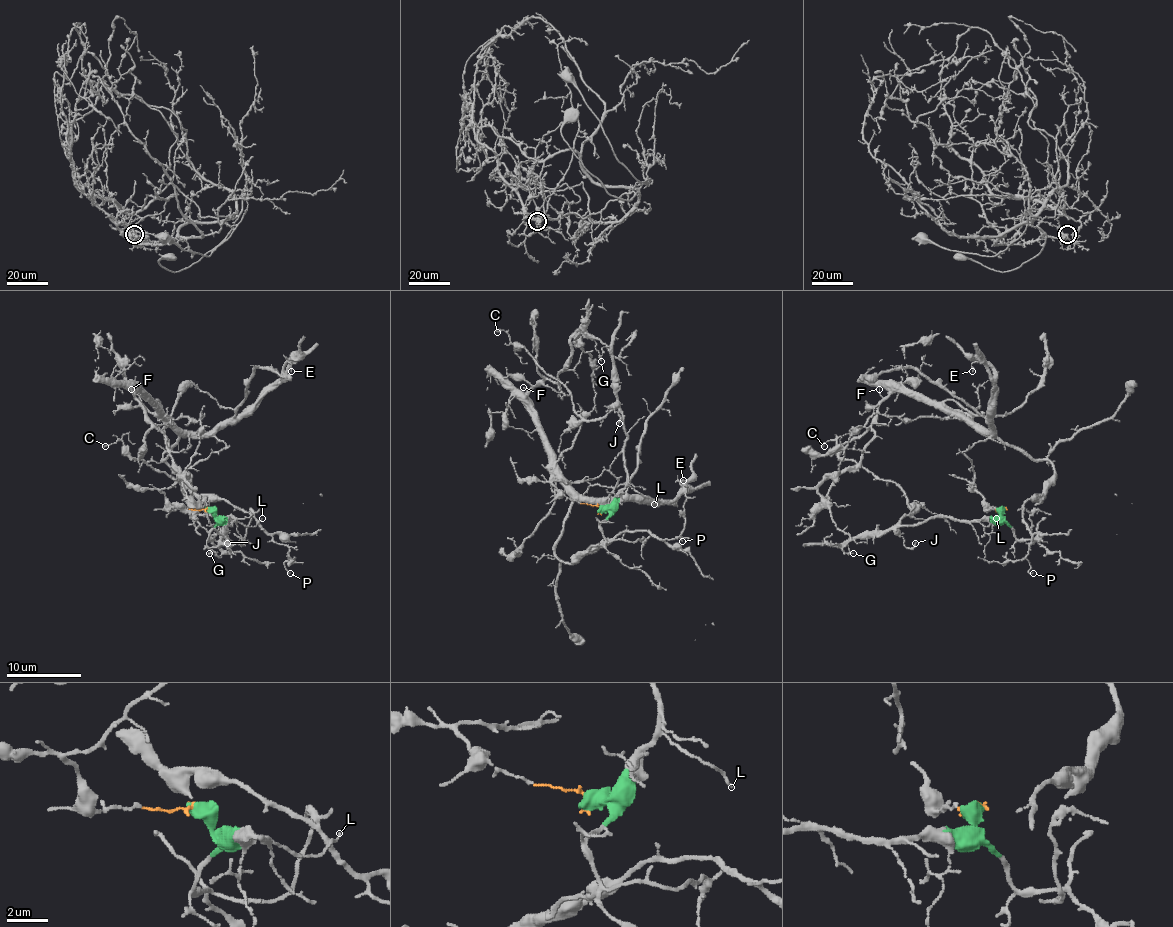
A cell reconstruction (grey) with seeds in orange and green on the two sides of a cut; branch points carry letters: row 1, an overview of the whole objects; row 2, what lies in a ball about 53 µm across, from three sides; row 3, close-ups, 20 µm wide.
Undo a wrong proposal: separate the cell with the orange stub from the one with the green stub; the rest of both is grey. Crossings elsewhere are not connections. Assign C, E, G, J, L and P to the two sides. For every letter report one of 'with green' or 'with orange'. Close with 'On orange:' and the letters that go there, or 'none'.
C: with green
E: with orange
G: with green
J: with green
L: with green
P: with orange
On orange: E, P

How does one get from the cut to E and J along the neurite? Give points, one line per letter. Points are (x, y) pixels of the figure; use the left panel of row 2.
E: (208, 508), (172, 510), (163, 488), (225, 446), (215, 433), (234, 424), (281, 379), (288, 362), (290, 371)
J: (208, 508), (219, 516), (228, 516), (234, 521), (232, 518), (225, 529), (225, 544), (228, 548), (226, 542)

